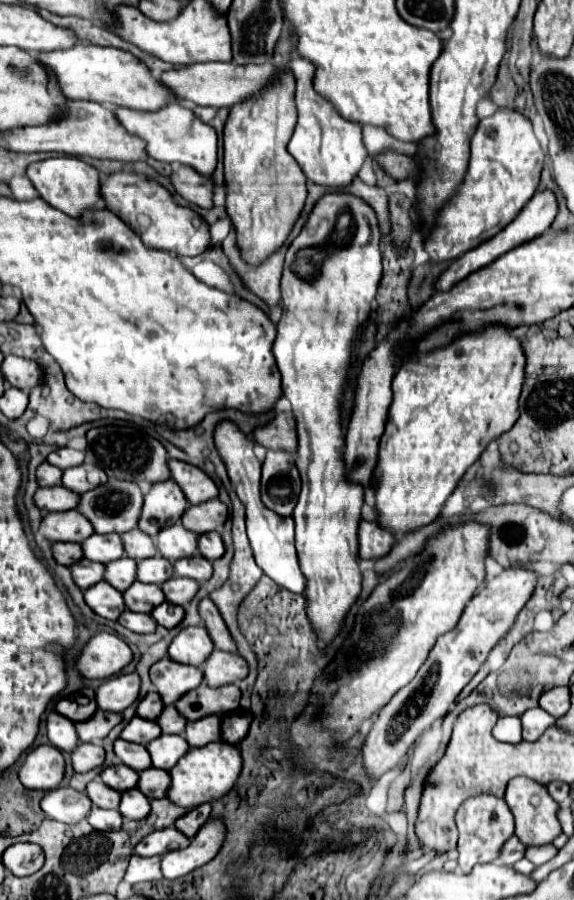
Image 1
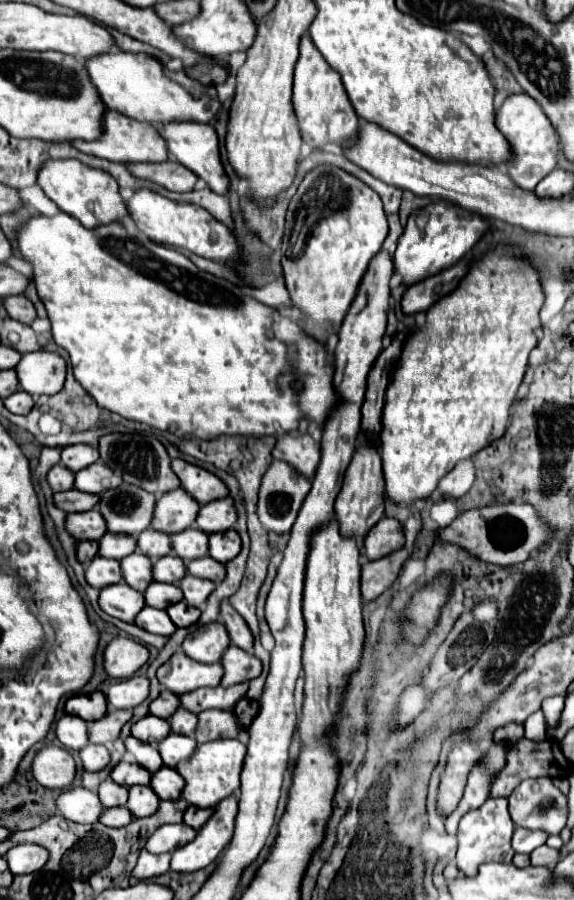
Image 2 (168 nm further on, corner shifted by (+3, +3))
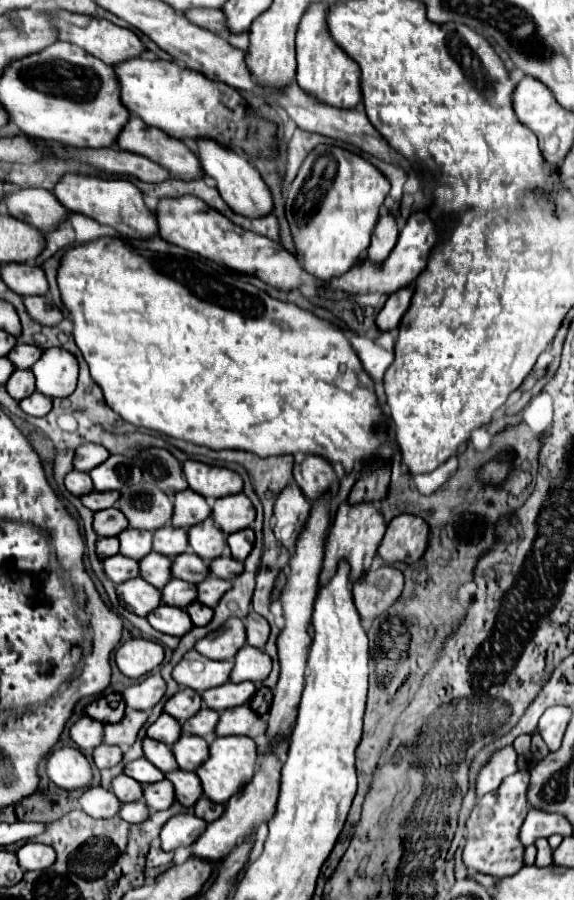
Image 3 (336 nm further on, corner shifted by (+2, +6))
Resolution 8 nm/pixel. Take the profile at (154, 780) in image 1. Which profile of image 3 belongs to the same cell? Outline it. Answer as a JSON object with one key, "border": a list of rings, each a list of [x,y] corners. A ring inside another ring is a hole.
{"border":[[[173,770],[173,772],[167,772],[165,778],[173,784],[175,800],[181,802],[183,806],[191,808],[197,802],[197,798],[201,796],[201,782],[197,782],[197,776],[193,772]]]}

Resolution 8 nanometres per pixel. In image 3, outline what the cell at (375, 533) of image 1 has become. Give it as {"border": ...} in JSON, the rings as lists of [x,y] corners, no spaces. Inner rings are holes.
{"border":[[[411,514],[395,516],[387,532],[377,548],[377,556],[383,558],[383,562],[407,562],[413,564],[421,554],[425,552],[425,540],[429,536],[429,526],[425,526],[425,520]]]}

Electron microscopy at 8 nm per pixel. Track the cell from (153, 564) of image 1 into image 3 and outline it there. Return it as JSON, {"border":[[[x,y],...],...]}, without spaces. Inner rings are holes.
{"border":[[[183,552],[183,554],[173,558],[171,574],[173,574],[173,578],[197,584],[197,582],[201,582],[209,574],[209,566],[207,566],[207,562],[197,558],[197,554]]]}

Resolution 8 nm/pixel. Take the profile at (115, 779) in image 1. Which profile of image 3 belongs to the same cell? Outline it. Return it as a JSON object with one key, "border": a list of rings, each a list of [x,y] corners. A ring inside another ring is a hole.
{"border":[[[145,758],[133,760],[129,764],[125,764],[123,772],[131,778],[135,778],[141,784],[151,784],[151,782],[159,782],[165,778],[165,774],[161,770],[157,770],[153,764],[149,764]]]}

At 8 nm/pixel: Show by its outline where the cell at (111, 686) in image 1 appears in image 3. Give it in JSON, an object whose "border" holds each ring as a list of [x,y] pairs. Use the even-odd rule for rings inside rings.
{"border":[[[151,672],[147,678],[127,686],[121,692],[125,704],[135,710],[151,710],[161,700],[163,694],[165,694],[165,682],[157,672]]]}

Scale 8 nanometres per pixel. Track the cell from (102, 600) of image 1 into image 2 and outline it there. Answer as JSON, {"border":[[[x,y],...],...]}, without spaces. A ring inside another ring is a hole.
{"border":[[[124,581],[116,585],[108,585],[100,591],[100,607],[108,615],[126,623],[134,623],[136,615],[144,609],[144,605],[146,605],[144,595],[132,589],[130,585],[126,585]]]}

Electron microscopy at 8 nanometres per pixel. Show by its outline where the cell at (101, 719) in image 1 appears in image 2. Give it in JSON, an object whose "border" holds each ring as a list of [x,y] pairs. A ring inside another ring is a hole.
{"border":[[[108,709],[108,713],[100,721],[88,723],[88,739],[90,743],[114,743],[122,731],[122,727],[132,719],[132,711]]]}

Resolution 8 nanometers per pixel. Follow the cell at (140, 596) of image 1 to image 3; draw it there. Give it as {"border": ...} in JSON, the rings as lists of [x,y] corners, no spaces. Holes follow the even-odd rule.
{"border":[[[171,578],[165,588],[161,590],[161,600],[169,606],[177,606],[177,608],[185,608],[189,602],[193,602],[197,596],[197,586],[183,582],[183,580],[175,580]]]}

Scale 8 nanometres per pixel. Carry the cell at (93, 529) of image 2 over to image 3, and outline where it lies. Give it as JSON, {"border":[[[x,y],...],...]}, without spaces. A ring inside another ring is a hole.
{"border":[[[117,508],[99,510],[93,516],[93,530],[97,536],[117,536],[121,530],[127,528],[125,516]]]}

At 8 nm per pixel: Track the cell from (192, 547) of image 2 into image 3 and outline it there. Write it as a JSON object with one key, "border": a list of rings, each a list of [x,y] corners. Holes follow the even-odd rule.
{"border":[[[213,518],[203,520],[201,524],[195,524],[187,530],[187,538],[189,538],[189,550],[195,552],[197,556],[201,556],[205,562],[211,562],[213,558],[221,556],[225,546],[225,534],[221,534],[221,530],[217,530]]]}

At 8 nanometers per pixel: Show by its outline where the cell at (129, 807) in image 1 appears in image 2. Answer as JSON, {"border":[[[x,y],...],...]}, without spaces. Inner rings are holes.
{"border":[[[142,785],[130,787],[130,797],[126,807],[132,811],[134,817],[148,817],[156,813],[158,803],[160,803],[160,797],[156,797],[152,787],[142,787]]]}

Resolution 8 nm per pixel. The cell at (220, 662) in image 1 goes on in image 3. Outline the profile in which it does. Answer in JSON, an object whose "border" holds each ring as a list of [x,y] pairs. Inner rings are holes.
{"border":[[[245,644],[235,654],[235,668],[231,672],[231,682],[263,682],[271,672],[271,658],[249,644]]]}

